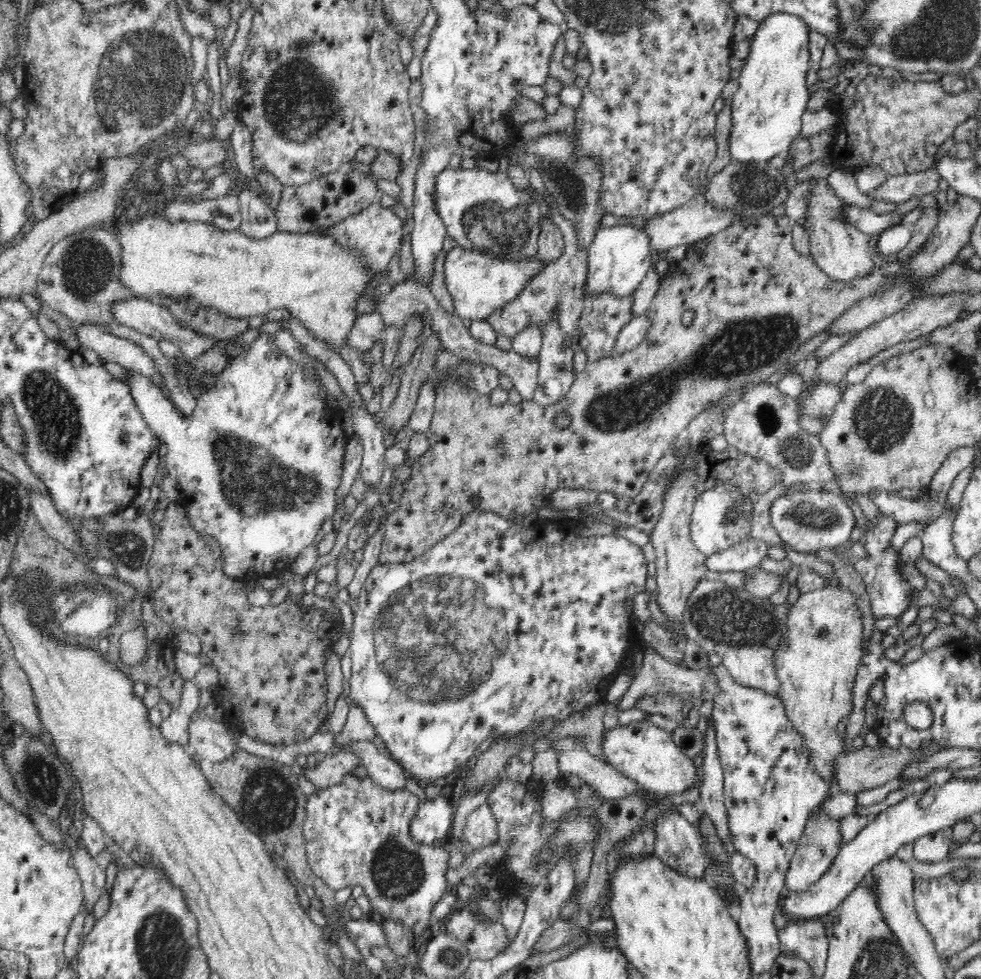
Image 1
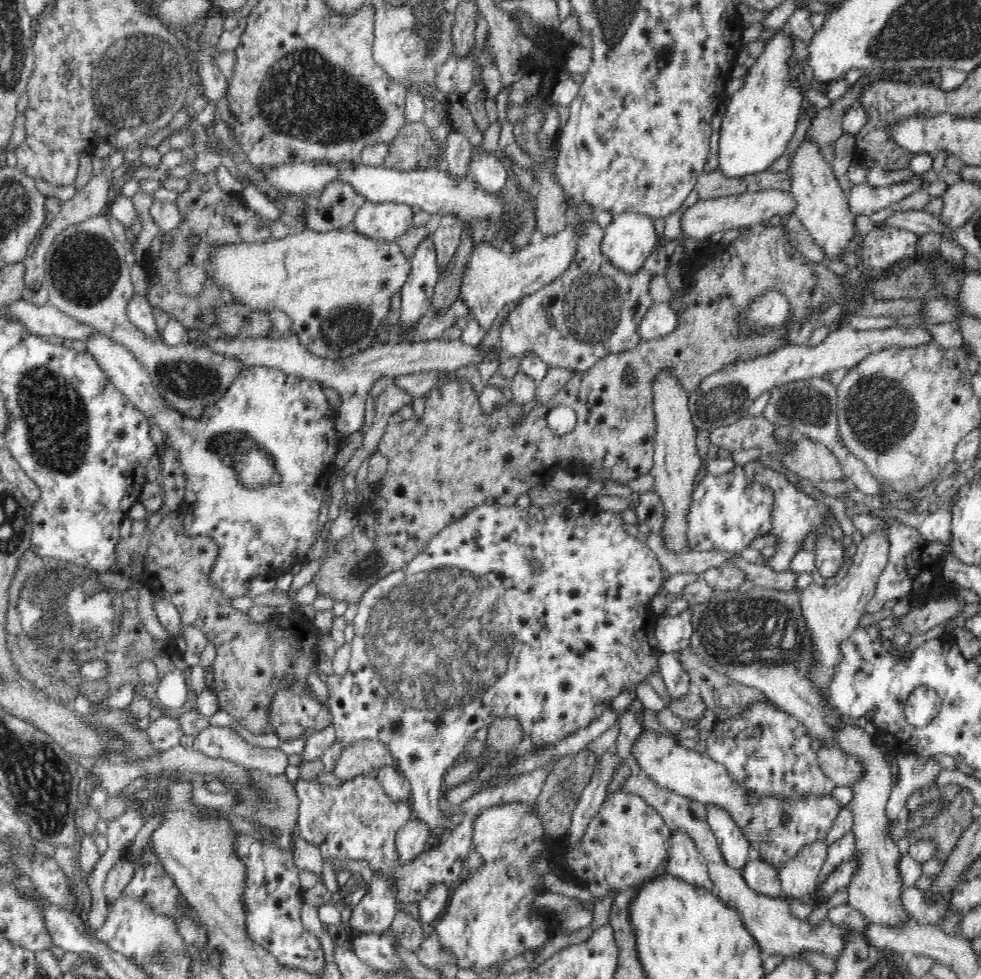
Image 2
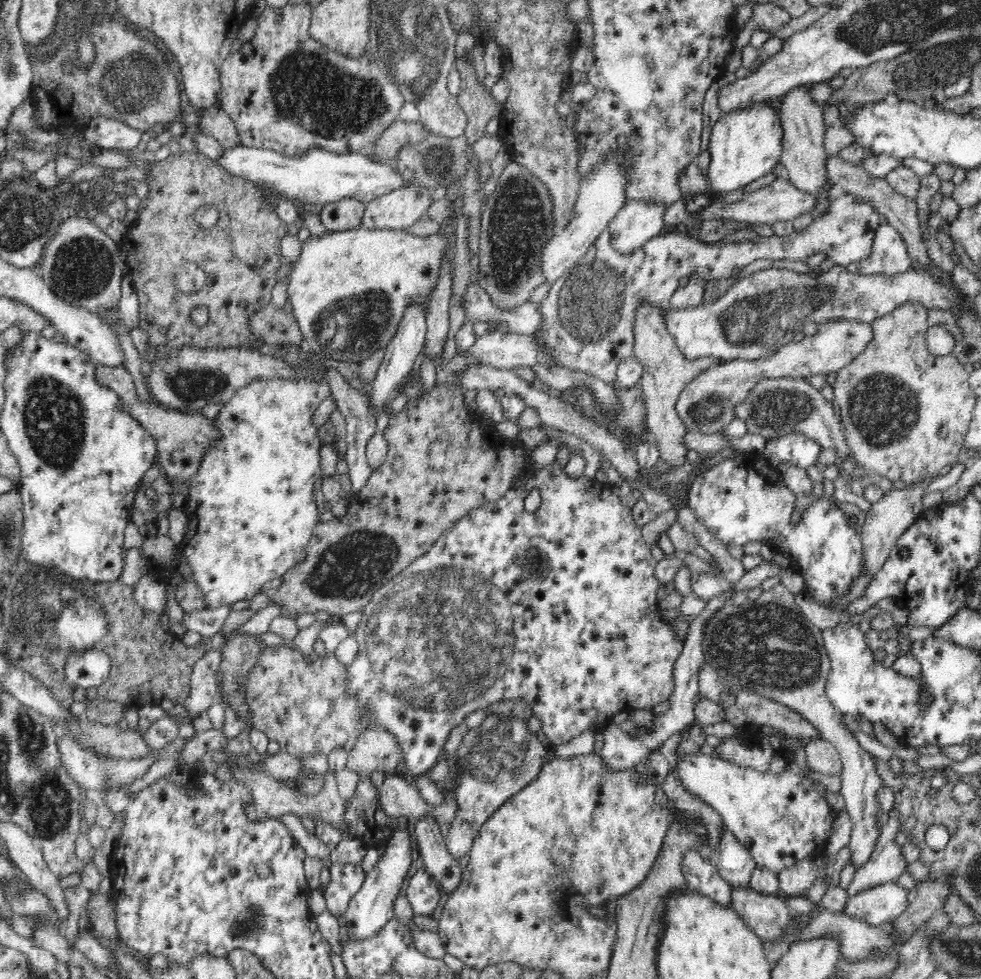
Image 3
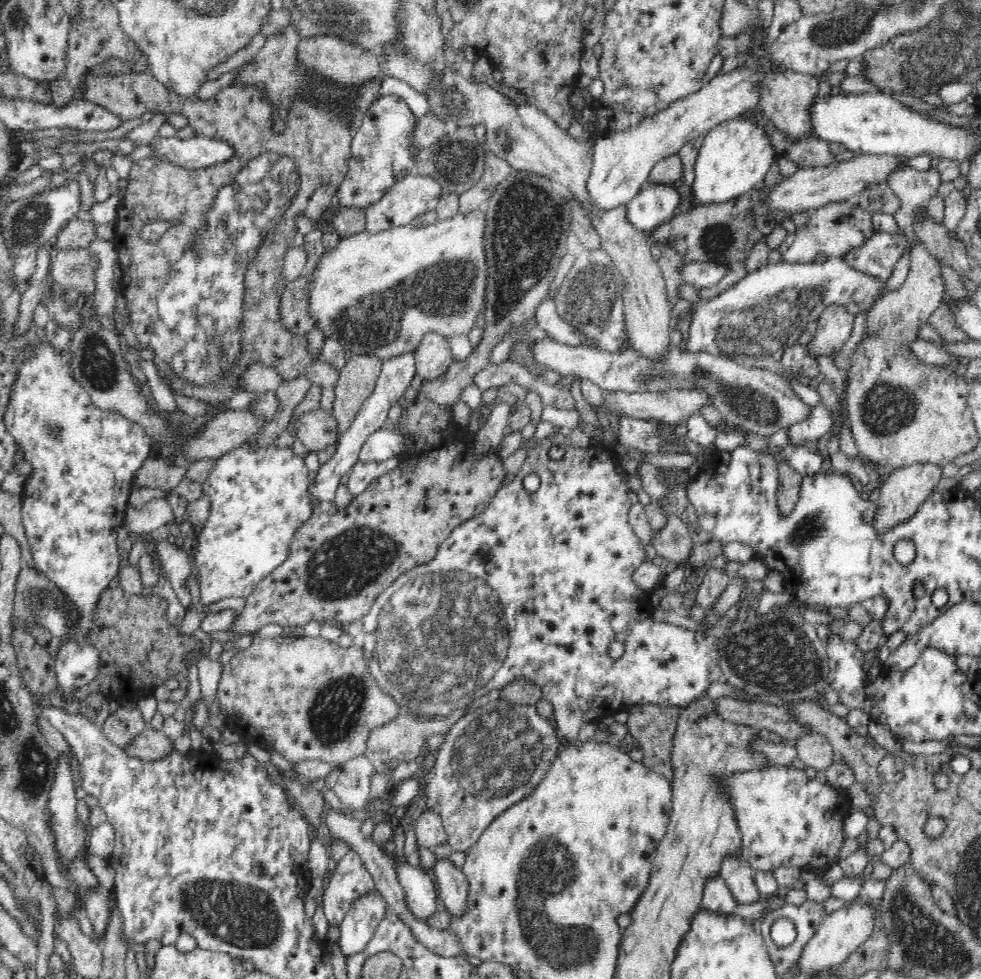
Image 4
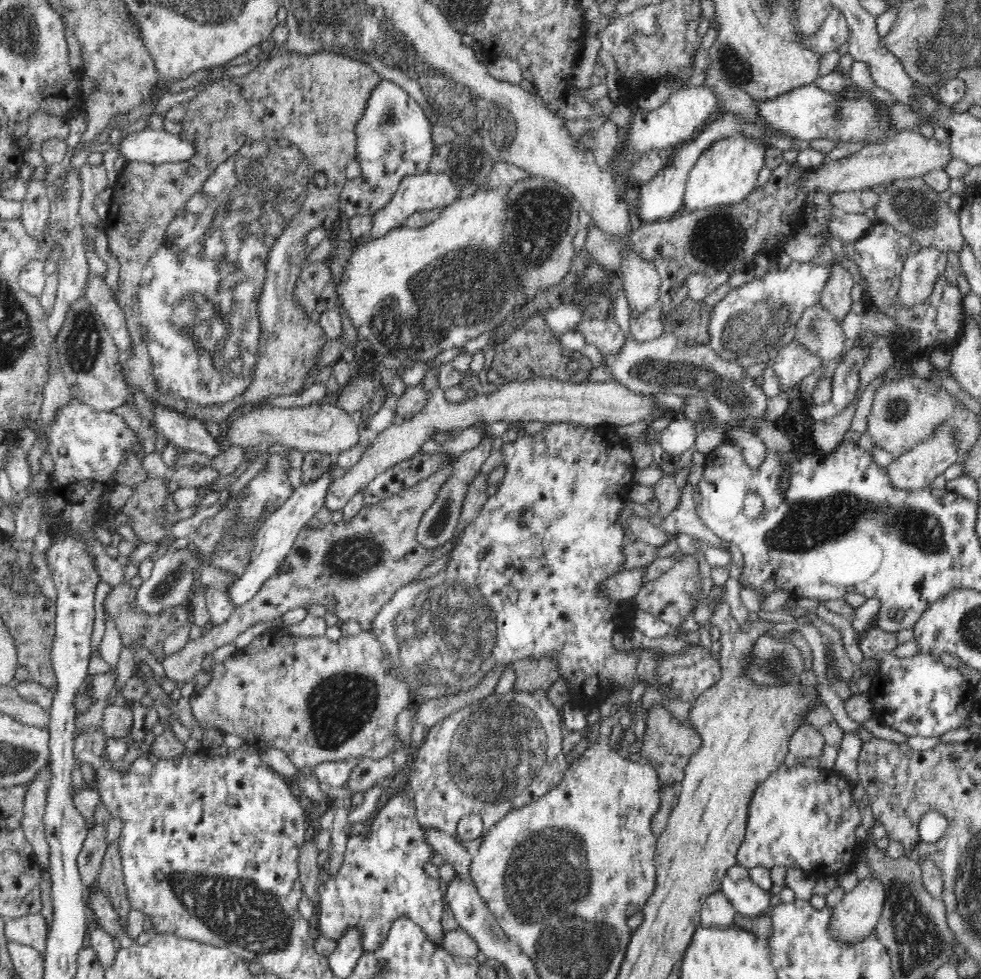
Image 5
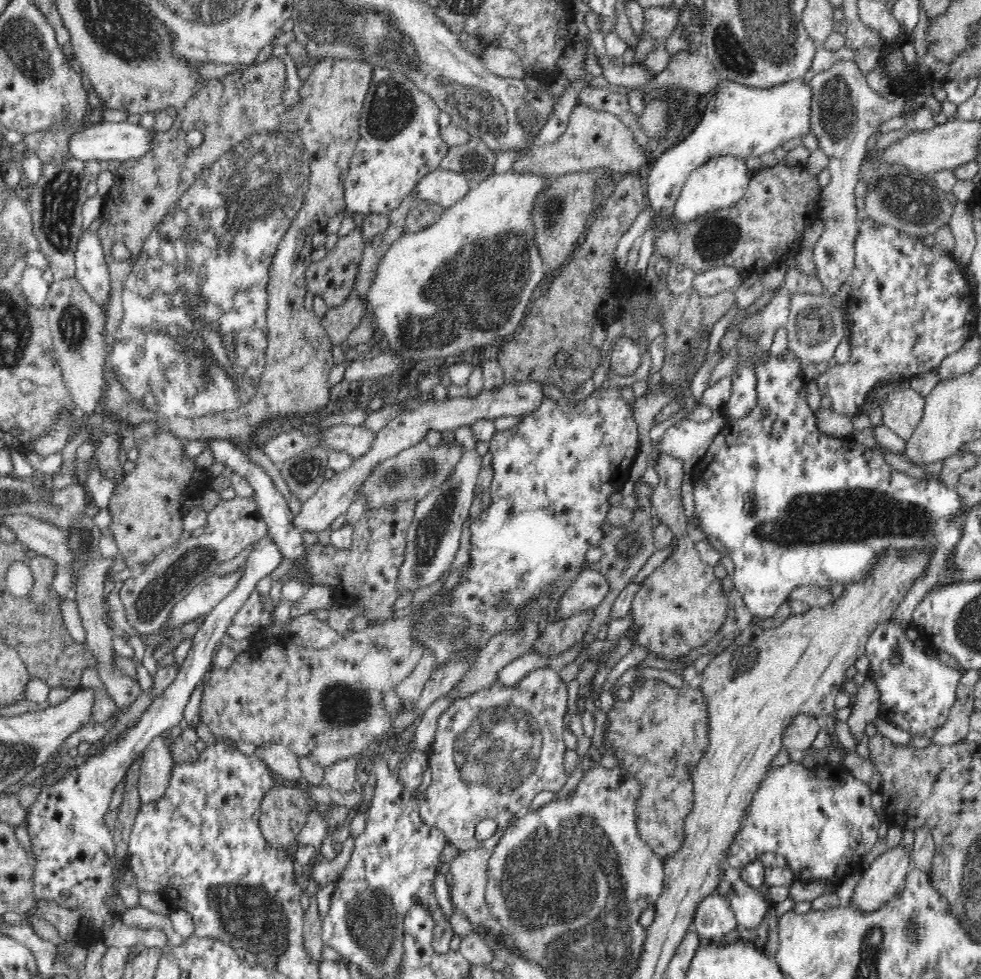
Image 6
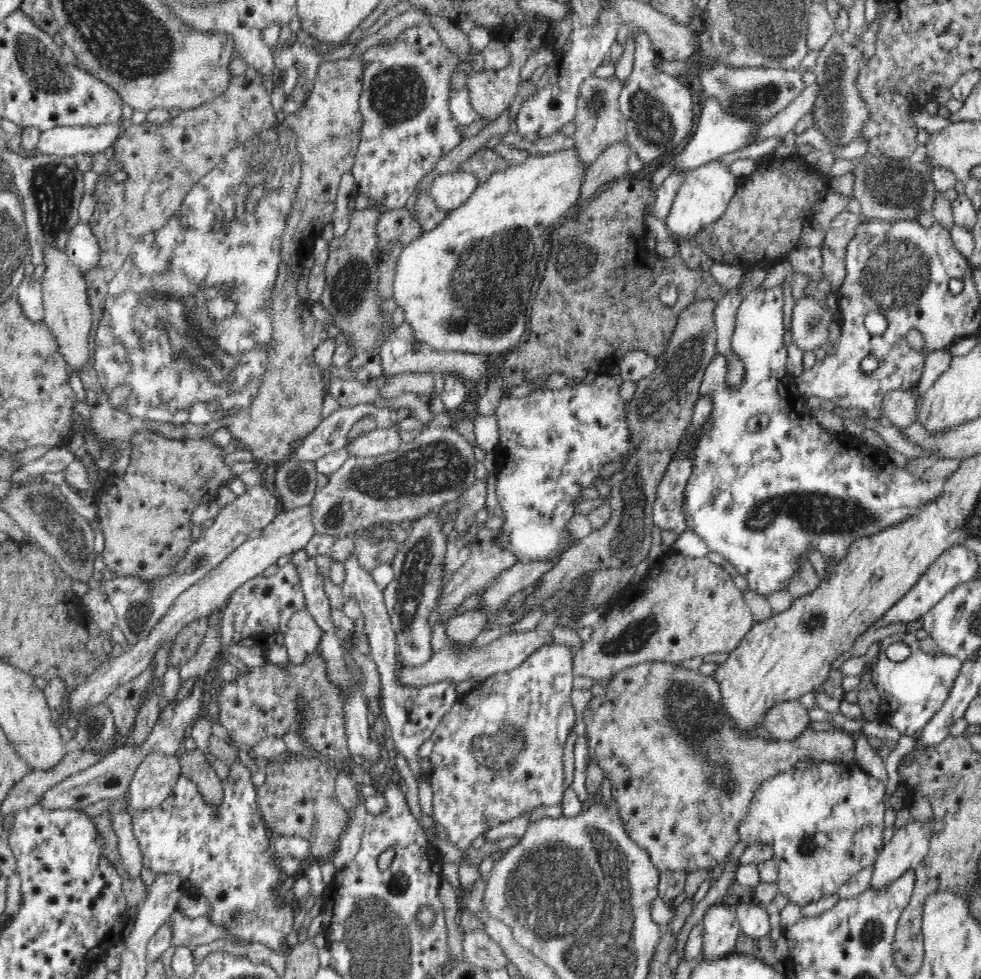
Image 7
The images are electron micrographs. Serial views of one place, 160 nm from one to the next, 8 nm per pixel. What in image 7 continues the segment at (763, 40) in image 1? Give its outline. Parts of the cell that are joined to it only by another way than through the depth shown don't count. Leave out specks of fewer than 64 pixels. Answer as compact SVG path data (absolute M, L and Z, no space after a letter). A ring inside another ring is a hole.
M712 161L690 171L682 181L672 208L665 218L670 235L681 241L688 240L706 225L718 220L718 217L726 212L740 182L741 179L732 174L729 166L720 161Z

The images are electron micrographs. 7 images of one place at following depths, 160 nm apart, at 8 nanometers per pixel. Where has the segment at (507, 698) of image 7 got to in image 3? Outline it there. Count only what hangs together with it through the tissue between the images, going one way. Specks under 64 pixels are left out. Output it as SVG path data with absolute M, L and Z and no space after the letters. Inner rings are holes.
M496 715L487 716L480 727L469 729L460 744L455 754L457 766L461 770L457 778L457 787L454 789L454 801L458 803L458 810L456 816L452 818L451 827L445 837L448 852L456 859L469 854L474 837L488 817L513 794L535 780L543 764L549 760L552 750L539 733L528 731L526 721L512 717L496 717Z

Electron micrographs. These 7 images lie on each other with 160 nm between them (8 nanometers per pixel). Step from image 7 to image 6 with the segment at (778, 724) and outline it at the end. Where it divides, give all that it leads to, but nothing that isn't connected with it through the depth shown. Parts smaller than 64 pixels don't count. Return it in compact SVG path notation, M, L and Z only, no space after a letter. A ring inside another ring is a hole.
M799 715L782 734L783 746L788 750L807 750L818 736L820 721L808 715Z

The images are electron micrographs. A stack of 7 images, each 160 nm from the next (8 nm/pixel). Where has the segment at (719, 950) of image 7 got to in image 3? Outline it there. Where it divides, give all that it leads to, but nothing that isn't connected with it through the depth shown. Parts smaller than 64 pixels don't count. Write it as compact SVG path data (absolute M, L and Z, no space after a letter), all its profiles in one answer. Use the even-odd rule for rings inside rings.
M692 849L684 853L681 865L688 889L702 893L716 903L732 904L730 883L720 876L714 862Z

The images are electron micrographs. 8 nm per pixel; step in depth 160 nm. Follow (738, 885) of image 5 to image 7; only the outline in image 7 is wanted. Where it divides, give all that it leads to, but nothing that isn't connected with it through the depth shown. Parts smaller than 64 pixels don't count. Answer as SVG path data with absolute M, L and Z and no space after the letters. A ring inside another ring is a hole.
M754 899L734 901L738 923L743 934L754 939L766 938L771 932L771 917L767 910Z

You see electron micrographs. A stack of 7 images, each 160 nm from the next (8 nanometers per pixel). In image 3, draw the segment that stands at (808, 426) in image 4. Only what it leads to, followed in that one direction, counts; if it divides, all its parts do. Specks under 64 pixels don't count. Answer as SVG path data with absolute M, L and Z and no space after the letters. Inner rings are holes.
M794 432L769 440L761 456L772 468L790 464L807 469L817 462L820 452L820 443Z

